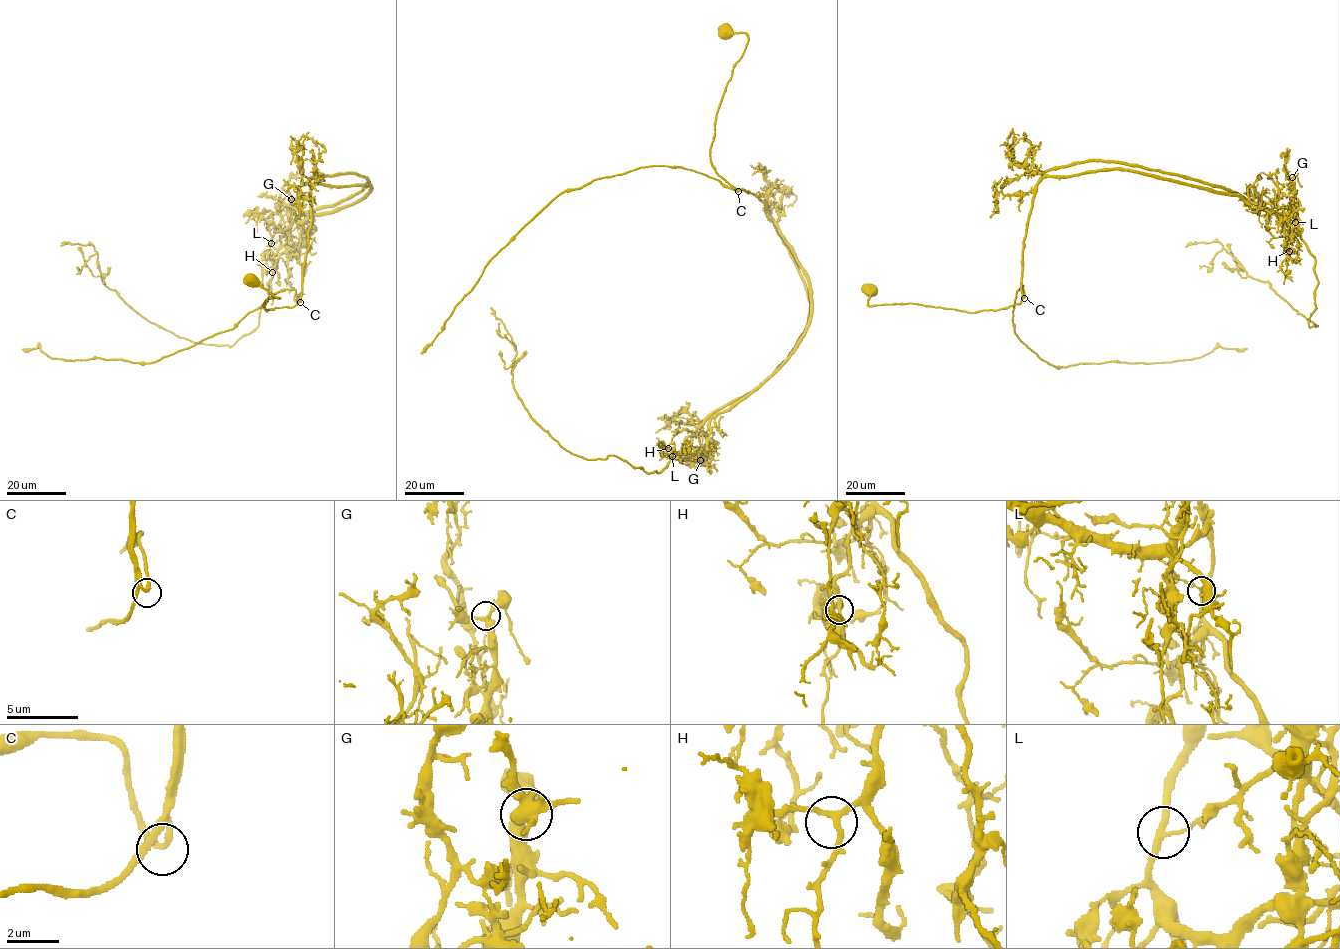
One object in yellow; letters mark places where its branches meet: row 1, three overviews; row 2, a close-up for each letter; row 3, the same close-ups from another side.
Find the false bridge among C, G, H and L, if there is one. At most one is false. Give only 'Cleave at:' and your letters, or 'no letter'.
Cleave at: L

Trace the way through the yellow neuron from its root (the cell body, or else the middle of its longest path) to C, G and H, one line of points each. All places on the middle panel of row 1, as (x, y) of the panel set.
C: (724, 30), (744, 32), (748, 43), (716, 115), (710, 160), (715, 171), (738, 191)
G: (724, 30), (748, 43), (716, 115), (711, 164), (765, 202), (809, 318), (787, 358), (696, 430), (700, 460)
H: (724, 30), (748, 43), (711, 164), (765, 202), (810, 317), (790, 356), (712, 418), (706, 448), (668, 448)

